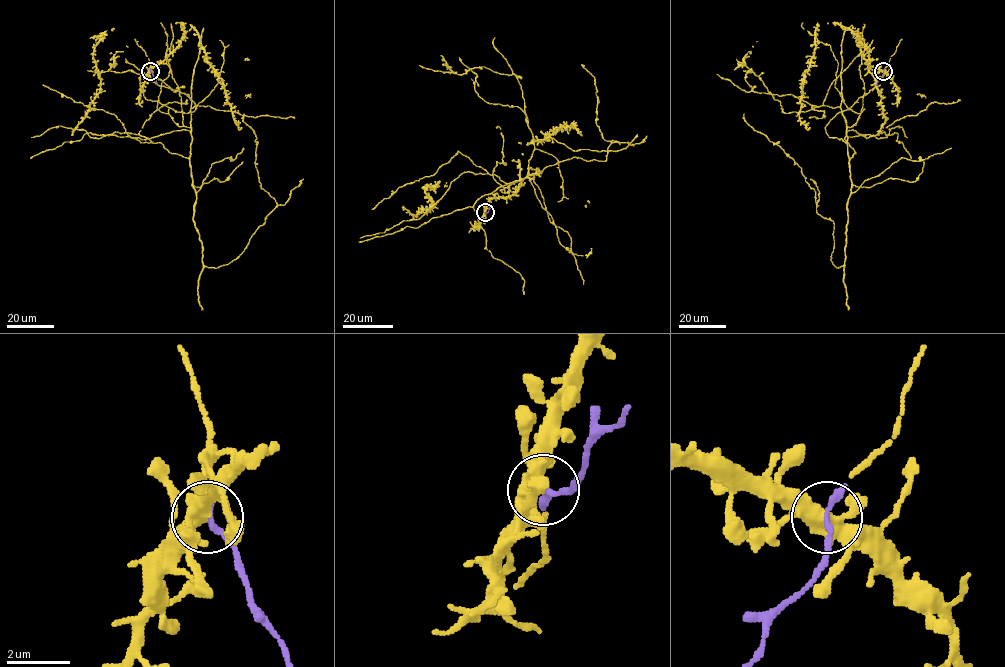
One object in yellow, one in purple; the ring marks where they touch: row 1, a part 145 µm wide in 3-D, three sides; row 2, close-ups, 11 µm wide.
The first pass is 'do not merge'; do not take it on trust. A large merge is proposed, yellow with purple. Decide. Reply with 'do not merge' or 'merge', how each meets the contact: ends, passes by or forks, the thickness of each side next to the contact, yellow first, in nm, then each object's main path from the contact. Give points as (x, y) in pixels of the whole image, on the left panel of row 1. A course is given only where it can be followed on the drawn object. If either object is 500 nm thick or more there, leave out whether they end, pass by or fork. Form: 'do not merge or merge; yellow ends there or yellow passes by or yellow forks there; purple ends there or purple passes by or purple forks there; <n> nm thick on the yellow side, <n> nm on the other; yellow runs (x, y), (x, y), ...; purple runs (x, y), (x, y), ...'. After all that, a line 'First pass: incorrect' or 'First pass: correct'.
merge; yellow forks there; purple ends there; 380 nm thick on the yellow side, 280 nm on the other; yellow runs (150, 71), (168, 66), (179, 90), (209, 267), (235, 259), (276, 205), (244, 113); purple runs (150, 71), (157, 85)
First pass: incorrect

